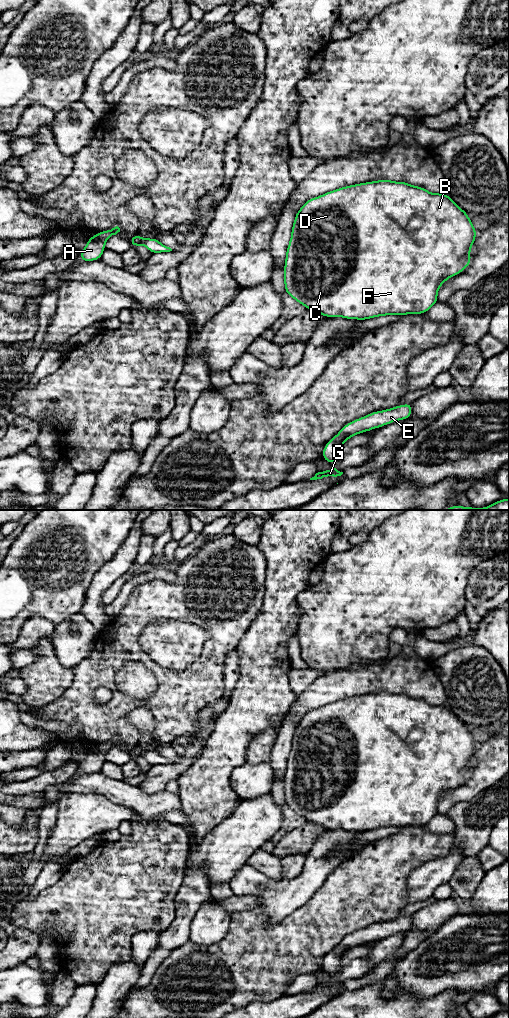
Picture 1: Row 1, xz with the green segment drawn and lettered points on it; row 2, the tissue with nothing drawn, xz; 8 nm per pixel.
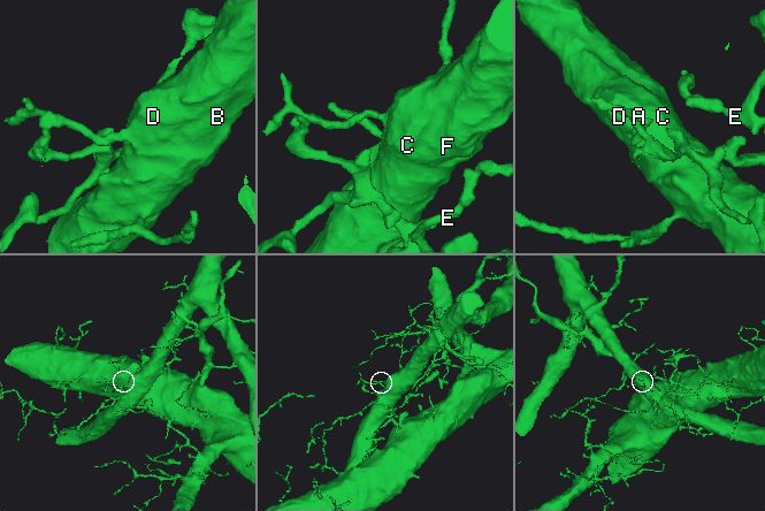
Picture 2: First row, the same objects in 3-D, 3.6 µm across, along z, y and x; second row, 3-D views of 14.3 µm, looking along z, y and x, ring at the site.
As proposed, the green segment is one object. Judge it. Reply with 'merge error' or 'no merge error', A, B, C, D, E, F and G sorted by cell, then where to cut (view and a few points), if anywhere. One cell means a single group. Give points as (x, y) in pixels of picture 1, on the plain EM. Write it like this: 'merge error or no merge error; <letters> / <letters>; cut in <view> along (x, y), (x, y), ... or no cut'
merge error; A B C D F / E G; cut in xz along (143, 750), (142, 756)

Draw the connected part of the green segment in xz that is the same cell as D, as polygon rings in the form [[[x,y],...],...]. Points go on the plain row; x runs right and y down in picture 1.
[[[388,691],[338,700],[307,712],[296,725],[284,777],[285,805],[307,821],[324,829],[343,829],[362,833],[390,826],[424,826],[438,814],[437,805],[440,798],[447,791],[461,785],[470,777],[470,760],[475,754],[476,745],[477,743],[473,739],[468,725],[462,722],[448,706],[433,706],[423,699],[410,697],[404,693],[394,694]]]

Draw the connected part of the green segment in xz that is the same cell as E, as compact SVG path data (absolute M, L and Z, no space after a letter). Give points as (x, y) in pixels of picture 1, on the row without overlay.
M408 915L384 923L375 923L369 927L347 935L323 960L322 970L335 975L340 971L342 957L352 948L367 944L389 935L409 931L413 915Z

